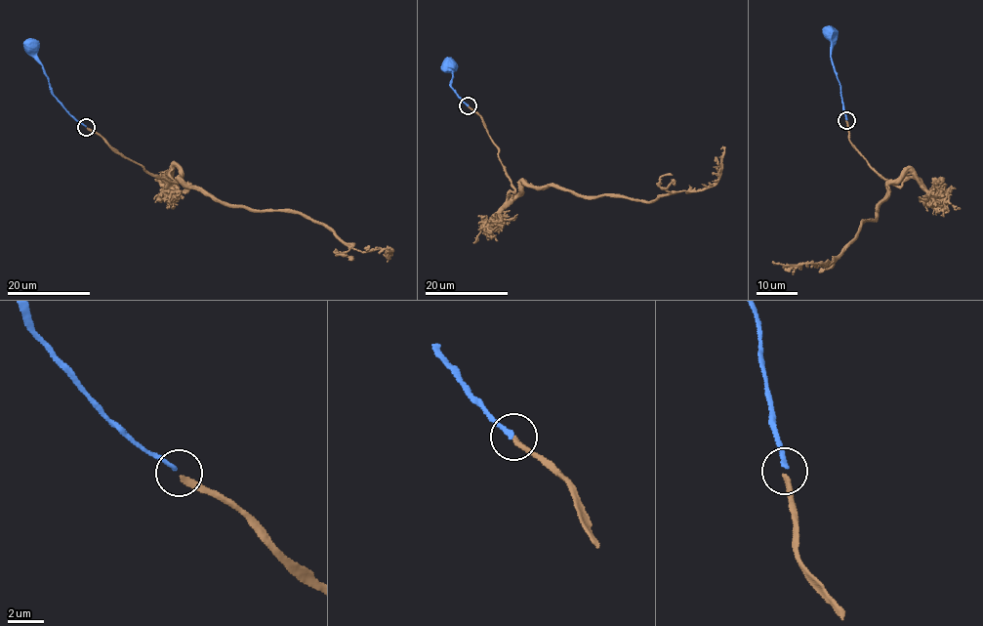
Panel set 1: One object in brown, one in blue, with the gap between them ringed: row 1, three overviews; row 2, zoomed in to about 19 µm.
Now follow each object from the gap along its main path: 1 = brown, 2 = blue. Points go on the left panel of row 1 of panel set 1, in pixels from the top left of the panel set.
1: (87, 127), (157, 177), (177, 181), (176, 166), (222, 201), (307, 215), (356, 249), (385, 250)
2: (86, 126), (70, 114), (55, 96), (32, 46)

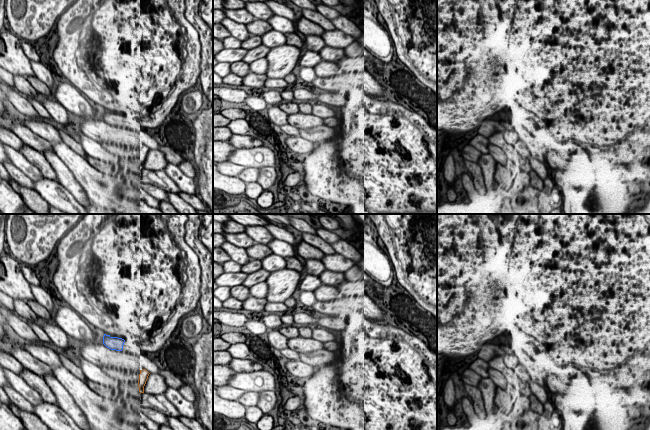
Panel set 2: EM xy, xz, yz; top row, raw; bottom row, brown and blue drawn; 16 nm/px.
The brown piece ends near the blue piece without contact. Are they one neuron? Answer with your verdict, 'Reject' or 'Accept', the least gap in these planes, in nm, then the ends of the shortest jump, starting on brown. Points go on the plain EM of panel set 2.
Reject. Distance 440 nm. Across: xy (140, 146), (121, 126)

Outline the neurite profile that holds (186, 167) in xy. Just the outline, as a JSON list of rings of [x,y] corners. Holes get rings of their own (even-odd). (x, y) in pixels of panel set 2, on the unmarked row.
[[[188,160],[181,162],[178,165],[178,167],[186,176],[188,176],[190,178],[194,178],[197,174],[195,172],[194,167],[192,166],[191,162],[189,162]]]

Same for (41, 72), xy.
[[[30,60],[30,63],[35,76],[45,83],[49,88],[52,88],[55,80],[51,71],[47,69],[41,62]]]

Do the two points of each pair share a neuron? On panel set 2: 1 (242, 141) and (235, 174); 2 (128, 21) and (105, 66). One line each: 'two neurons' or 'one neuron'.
1: two neurons
2: one neuron

